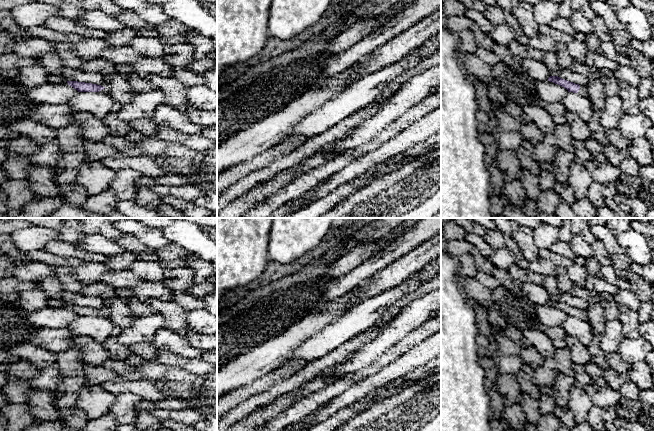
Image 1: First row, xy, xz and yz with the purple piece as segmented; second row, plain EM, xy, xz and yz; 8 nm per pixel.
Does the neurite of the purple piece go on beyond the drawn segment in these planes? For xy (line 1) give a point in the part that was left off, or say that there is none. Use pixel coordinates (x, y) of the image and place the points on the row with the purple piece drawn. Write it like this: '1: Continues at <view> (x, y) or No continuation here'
1: No continuation here

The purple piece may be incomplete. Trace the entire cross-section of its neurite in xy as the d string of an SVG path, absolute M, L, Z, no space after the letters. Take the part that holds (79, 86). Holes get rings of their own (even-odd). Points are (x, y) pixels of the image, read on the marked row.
M67 81L68 85L76 89L78 92L99 92L105 87L92 83L78 82L78 81Z

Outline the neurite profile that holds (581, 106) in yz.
M568 92L562 99L562 104L567 111L578 115L584 122L588 123L594 111L594 107L588 97L583 97L578 93Z

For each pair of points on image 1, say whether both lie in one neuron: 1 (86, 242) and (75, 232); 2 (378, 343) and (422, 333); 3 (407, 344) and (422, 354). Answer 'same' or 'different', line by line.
1: different
2: different
3: different

